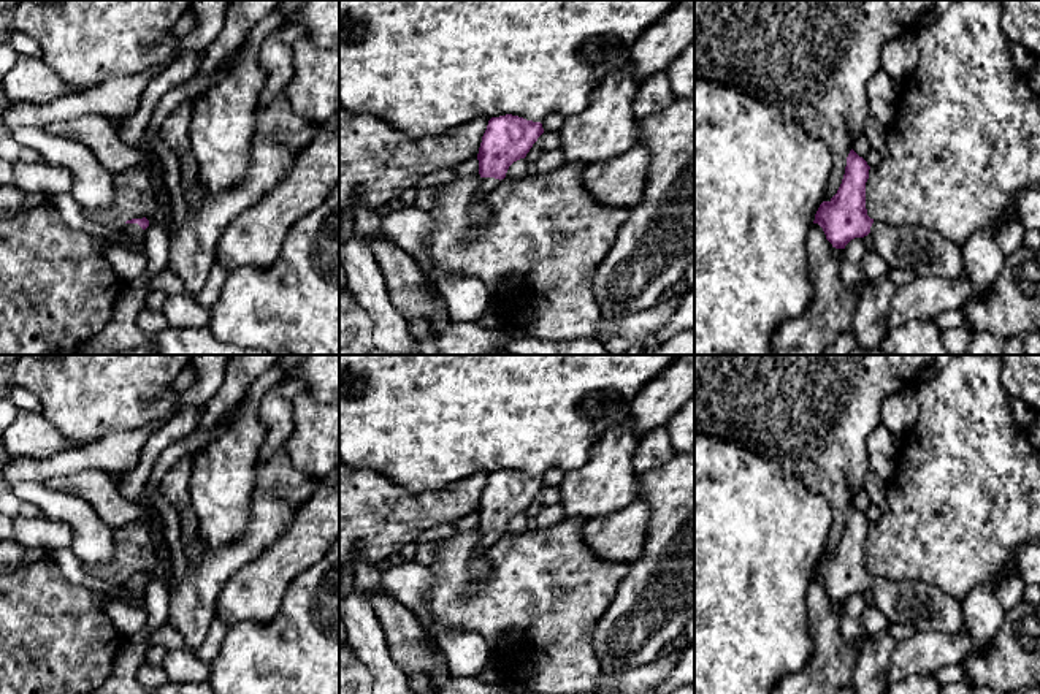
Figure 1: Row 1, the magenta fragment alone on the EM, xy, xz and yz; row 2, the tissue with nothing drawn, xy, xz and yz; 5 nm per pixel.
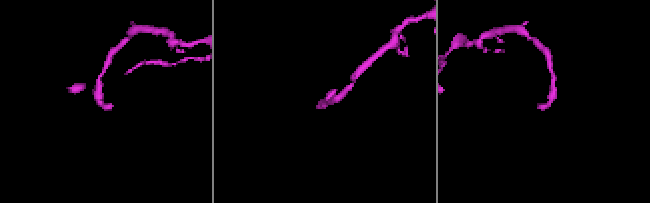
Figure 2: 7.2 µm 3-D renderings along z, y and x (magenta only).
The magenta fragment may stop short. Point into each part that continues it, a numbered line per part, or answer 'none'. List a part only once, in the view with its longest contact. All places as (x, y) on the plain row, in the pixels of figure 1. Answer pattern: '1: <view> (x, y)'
1: xz (479, 566)

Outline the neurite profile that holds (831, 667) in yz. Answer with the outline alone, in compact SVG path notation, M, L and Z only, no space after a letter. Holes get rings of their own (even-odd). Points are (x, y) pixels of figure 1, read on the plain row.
M813 578L807 602L815 648L809 664L782 678L772 694L839 694L855 686L855 669L861 648L840 634L843 604L835 604L823 583Z

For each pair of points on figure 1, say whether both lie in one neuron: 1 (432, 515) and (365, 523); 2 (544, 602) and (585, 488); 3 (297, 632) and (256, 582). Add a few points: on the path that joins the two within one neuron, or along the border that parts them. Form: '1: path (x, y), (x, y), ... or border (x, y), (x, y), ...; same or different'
1: path (416, 515), (381, 518); same
2: border (566, 517), (584, 520); different
3: border (295, 577), (281, 607), (268, 620), (243, 620); different

